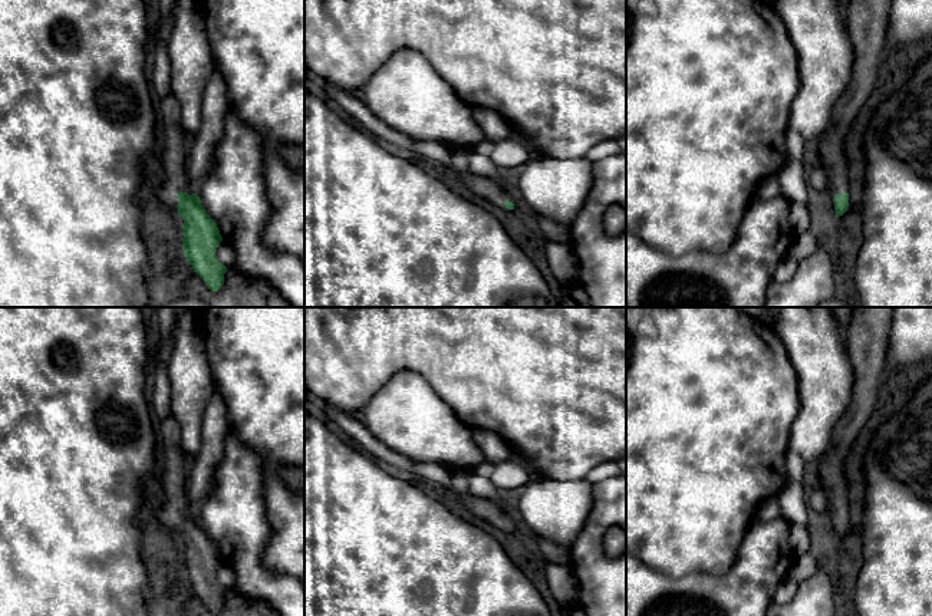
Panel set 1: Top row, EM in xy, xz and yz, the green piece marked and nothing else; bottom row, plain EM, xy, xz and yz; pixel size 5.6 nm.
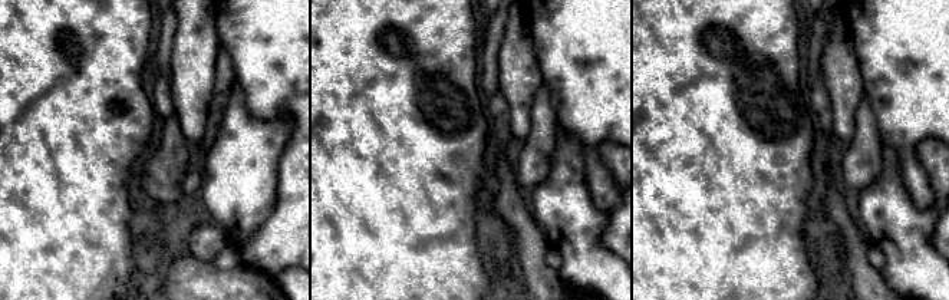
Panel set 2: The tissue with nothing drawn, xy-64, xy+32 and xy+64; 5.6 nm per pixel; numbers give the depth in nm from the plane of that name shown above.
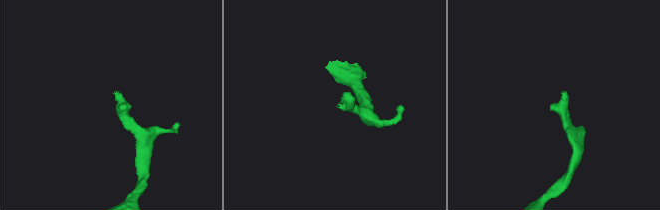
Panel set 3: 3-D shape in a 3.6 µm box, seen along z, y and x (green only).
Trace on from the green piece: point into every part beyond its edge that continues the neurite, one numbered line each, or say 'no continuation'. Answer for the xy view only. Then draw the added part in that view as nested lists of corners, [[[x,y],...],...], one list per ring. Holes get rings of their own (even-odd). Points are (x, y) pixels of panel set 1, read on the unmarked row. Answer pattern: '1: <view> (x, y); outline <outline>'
1: xy (173, 481); outline [[[168,415],[158,424],[159,442],[164,449],[164,467],[159,487],[164,493],[164,504],[158,511],[158,518],[171,531],[178,534],[178,515],[195,515],[195,508],[187,501],[188,477],[182,470],[184,452],[180,448],[180,424]]]

